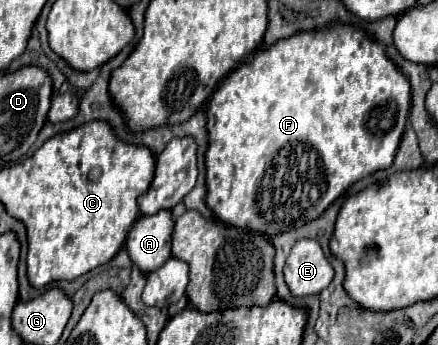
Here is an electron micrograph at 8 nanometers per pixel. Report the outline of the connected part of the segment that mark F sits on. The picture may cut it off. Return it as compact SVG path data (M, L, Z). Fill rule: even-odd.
M332 25L318 31L296 33L288 39L274 43L272 47L254 53L248 57L238 69L228 73L226 81L218 85L208 101L206 111L206 129L208 129L208 151L206 151L206 205L214 211L214 215L228 225L252 229L266 237L276 237L290 229L298 229L308 221L314 221L324 213L324 209L338 199L352 183L360 181L362 177L388 169L392 165L394 153L398 149L404 123L410 111L410 83L406 75L386 57L386 51L378 41L366 35L362 29L354 29L350 25Z

